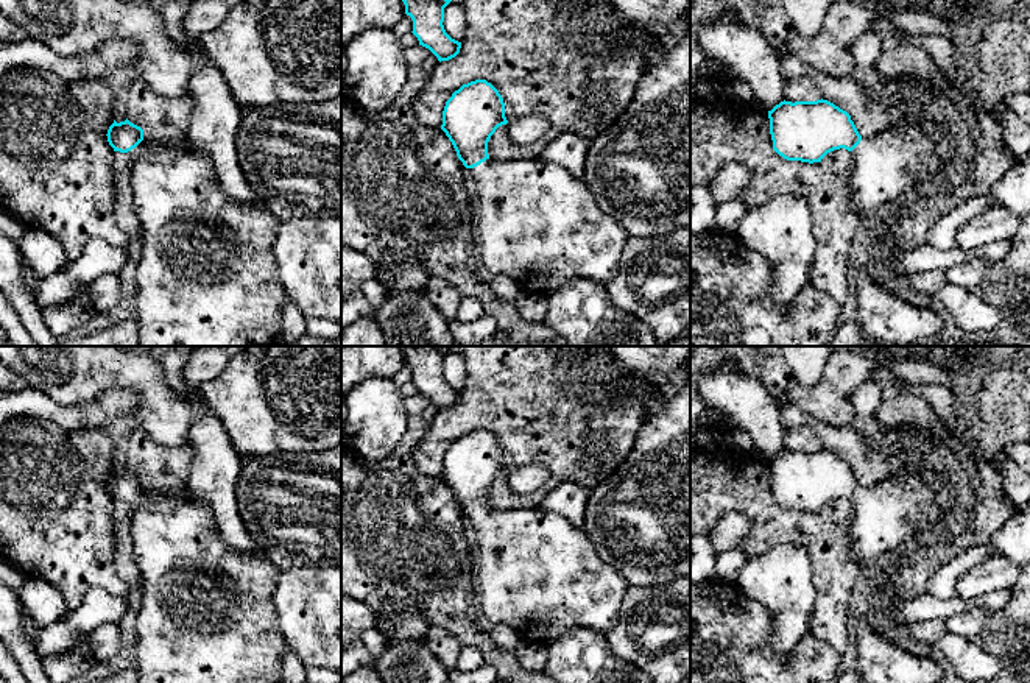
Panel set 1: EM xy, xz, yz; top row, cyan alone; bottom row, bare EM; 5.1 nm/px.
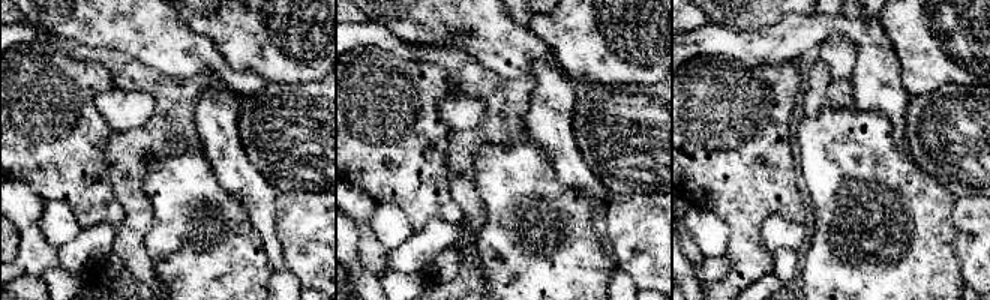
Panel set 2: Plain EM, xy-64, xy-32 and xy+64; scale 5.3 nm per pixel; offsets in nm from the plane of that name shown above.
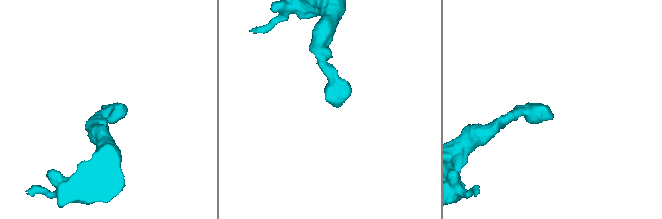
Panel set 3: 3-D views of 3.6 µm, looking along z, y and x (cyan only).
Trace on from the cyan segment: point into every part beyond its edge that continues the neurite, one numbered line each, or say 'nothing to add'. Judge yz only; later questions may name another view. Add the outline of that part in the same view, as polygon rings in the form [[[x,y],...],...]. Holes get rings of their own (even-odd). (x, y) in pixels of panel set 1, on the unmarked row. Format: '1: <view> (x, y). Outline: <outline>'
1: yz (912, 502). Outline: [[[922,462],[905,463],[880,482],[862,487],[851,504],[852,558],[866,574],[908,544],[946,527],[951,515],[960,507],[957,480],[946,477],[941,469],[924,468]]]

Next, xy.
1: xy (208, 616). Outline: [[[189,488],[181,493],[150,493],[142,490],[136,497],[128,501],[131,507],[131,536],[132,552],[142,575],[142,605],[136,625],[136,653],[139,683],[279,683],[282,658],[290,649],[279,624],[277,611],[273,603],[273,594],[280,574],[262,552],[245,555],[231,549],[218,533],[213,513],[209,505],[196,499]]]

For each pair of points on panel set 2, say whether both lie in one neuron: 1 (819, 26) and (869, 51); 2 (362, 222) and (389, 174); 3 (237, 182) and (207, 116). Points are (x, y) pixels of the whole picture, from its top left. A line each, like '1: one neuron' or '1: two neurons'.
1: one neuron
2: two neurons
3: one neuron

